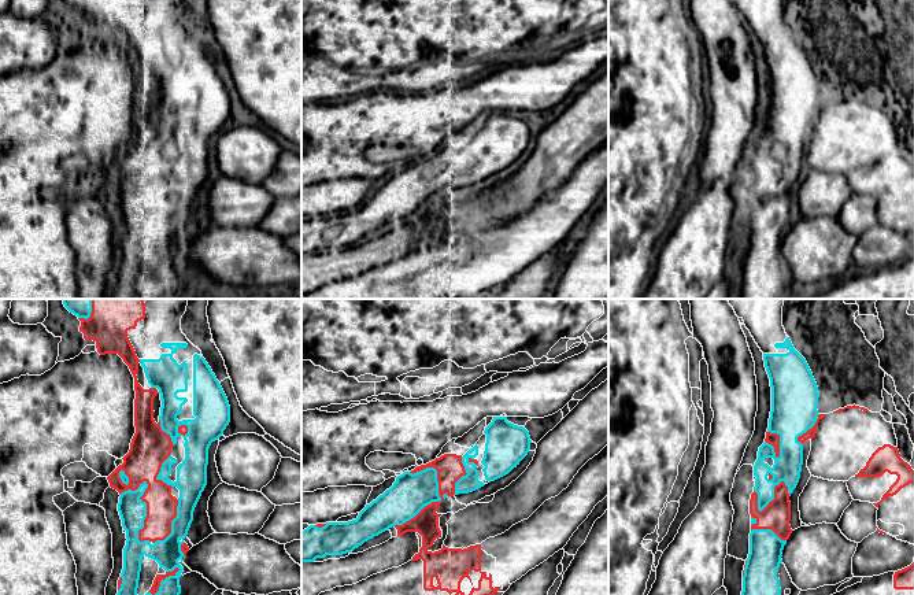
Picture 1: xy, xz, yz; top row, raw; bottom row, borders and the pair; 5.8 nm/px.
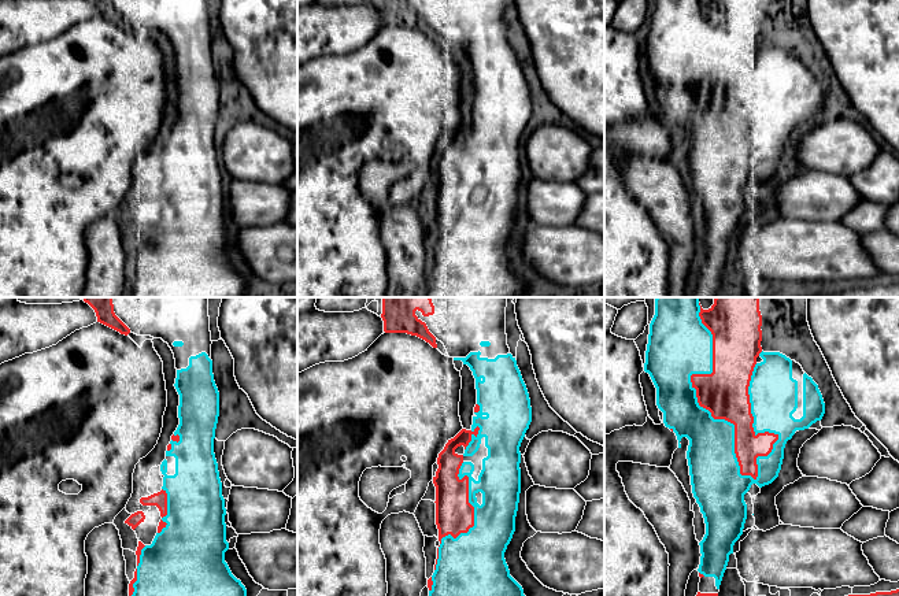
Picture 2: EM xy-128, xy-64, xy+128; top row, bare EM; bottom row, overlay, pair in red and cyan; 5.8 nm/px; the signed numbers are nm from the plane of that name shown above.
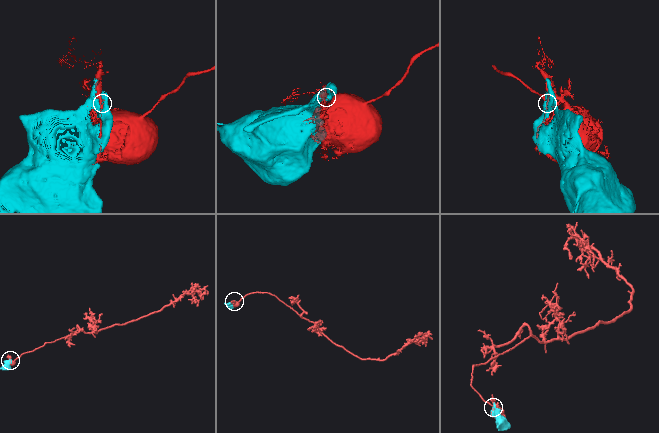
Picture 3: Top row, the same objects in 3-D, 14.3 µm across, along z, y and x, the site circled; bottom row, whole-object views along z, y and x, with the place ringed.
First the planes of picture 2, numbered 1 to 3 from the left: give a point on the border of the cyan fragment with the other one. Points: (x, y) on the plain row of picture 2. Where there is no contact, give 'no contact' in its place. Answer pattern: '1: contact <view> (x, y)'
1: contact xy-128 (166, 204)
2: contact xy-64 (473, 214)
3: contact xy+128 (696, 89)

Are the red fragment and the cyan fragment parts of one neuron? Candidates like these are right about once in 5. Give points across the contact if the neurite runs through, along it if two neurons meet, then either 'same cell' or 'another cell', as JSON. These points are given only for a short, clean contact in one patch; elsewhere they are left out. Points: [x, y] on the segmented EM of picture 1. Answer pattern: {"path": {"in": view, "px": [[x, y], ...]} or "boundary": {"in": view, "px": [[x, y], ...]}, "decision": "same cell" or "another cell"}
{"decision": "another cell"}

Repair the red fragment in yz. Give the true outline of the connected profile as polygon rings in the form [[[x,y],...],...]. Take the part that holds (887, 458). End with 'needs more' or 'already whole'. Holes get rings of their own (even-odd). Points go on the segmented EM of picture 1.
[[[891,444],[878,447],[866,462],[866,466],[861,469],[855,477],[881,477],[885,472],[896,474],[898,478],[882,495],[881,500],[873,503],[876,507],[878,507],[884,499],[896,495],[902,488],[914,483],[914,470],[900,458],[898,447]]]; already whole

